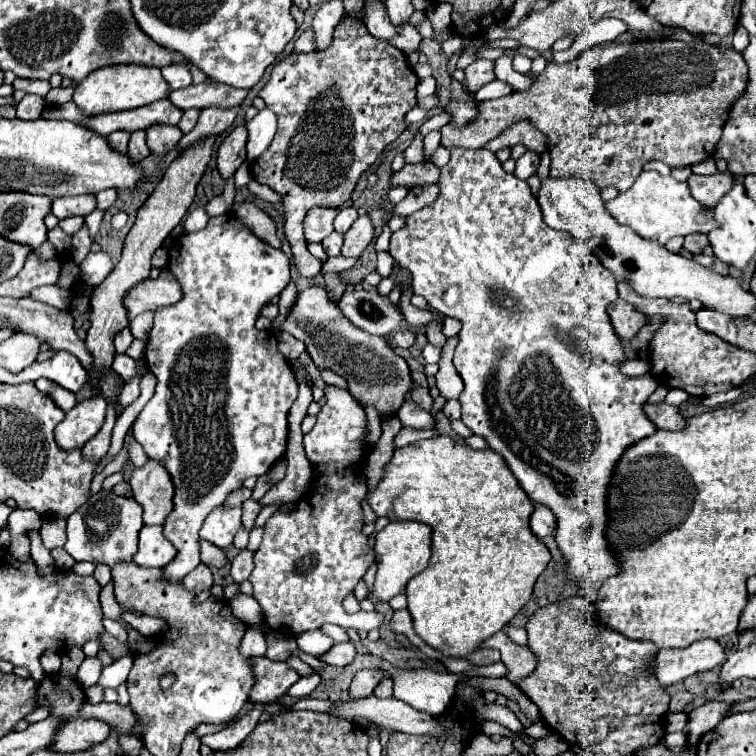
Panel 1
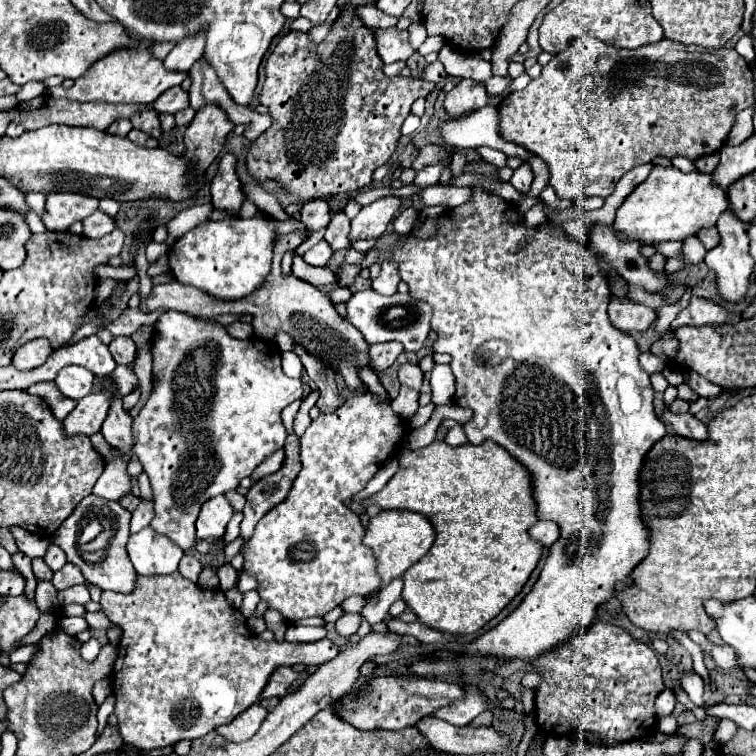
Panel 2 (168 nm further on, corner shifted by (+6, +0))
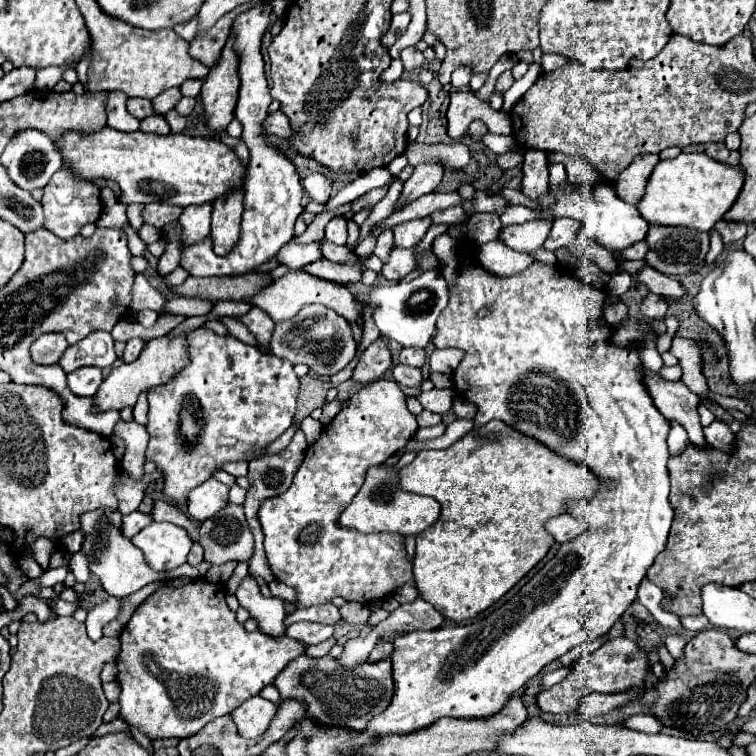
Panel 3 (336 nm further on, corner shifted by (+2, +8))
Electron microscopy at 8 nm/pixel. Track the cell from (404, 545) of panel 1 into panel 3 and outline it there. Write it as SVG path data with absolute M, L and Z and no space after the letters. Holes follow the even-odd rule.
M373 466L369 468L365 482L361 486L361 490L357 492L357 496L353 498L353 502L343 510L341 514L341 524L355 528L363 534L367 532L399 532L403 536L409 534L419 534L425 528L429 528L431 524L437 522L439 518L439 502L427 496L419 496L419 494L411 494L407 490L401 490L397 484L397 470L393 466Z

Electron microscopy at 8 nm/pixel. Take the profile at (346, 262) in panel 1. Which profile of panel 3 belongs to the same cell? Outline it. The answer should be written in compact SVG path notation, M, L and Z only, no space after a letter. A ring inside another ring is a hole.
M369 234L355 249L356 254L364 258L372 255L376 246L376 240L374 236Z

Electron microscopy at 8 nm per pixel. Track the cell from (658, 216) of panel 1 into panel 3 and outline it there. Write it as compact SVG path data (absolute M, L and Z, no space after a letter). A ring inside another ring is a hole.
M679 154L675 160L661 160L655 166L637 210L651 224L687 226L709 232L733 206L743 182L741 166L721 164L705 154Z

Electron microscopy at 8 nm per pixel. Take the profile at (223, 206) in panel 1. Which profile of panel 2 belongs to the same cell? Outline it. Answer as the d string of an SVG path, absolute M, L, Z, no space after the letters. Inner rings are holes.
M201 204L201 206L191 206L181 210L169 224L169 240L167 246L171 246L177 238L181 238L187 230L199 226L201 222L205 222L209 218L209 214L213 212L213 204Z

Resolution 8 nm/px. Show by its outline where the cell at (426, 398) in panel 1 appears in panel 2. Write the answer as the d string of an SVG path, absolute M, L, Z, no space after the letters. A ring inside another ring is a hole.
M407 362L407 364L401 366L401 370L399 370L399 382L403 386L413 388L413 390L419 392L421 390L421 380L423 380L423 372L421 372L421 368L417 364Z

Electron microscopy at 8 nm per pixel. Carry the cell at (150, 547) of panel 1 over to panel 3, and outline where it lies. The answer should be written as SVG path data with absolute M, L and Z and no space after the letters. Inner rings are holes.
M151 522L131 540L145 556L147 564L157 572L169 572L187 562L191 538L171 522Z

